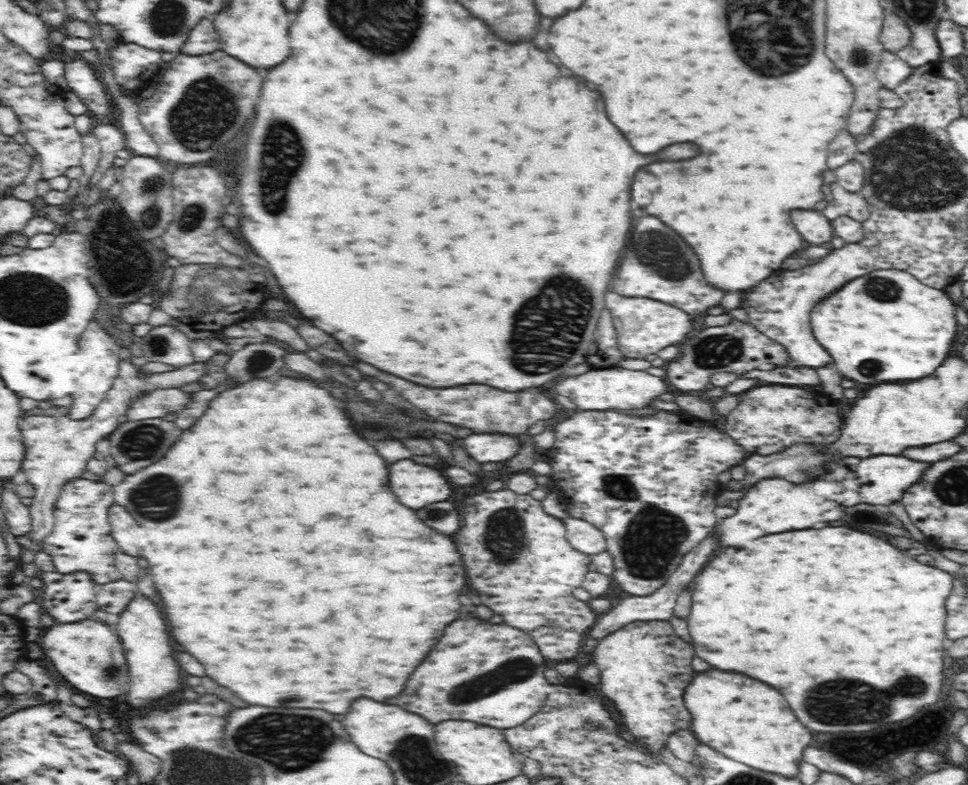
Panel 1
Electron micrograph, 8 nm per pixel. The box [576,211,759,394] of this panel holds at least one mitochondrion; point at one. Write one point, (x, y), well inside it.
(660, 253)

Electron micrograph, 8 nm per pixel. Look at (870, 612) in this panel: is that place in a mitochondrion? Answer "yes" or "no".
no

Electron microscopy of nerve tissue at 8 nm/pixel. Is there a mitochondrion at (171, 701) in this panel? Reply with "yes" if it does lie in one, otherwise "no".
no

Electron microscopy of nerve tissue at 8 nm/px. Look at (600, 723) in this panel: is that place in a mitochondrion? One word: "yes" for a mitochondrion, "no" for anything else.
yes

